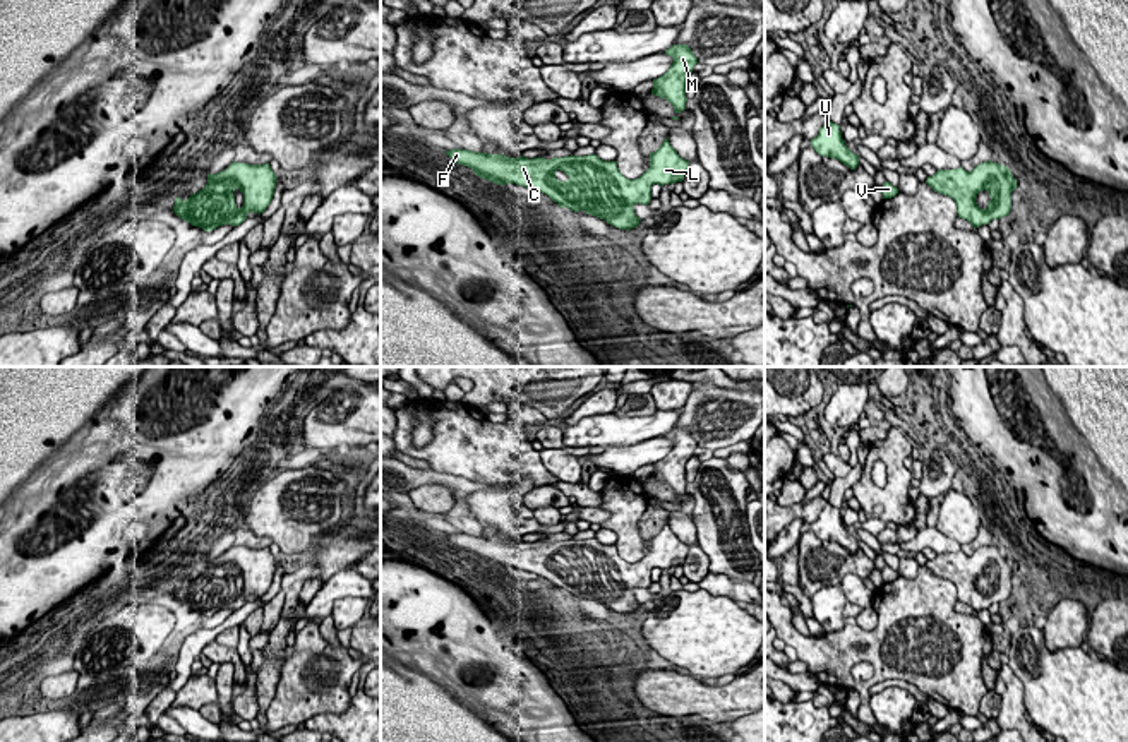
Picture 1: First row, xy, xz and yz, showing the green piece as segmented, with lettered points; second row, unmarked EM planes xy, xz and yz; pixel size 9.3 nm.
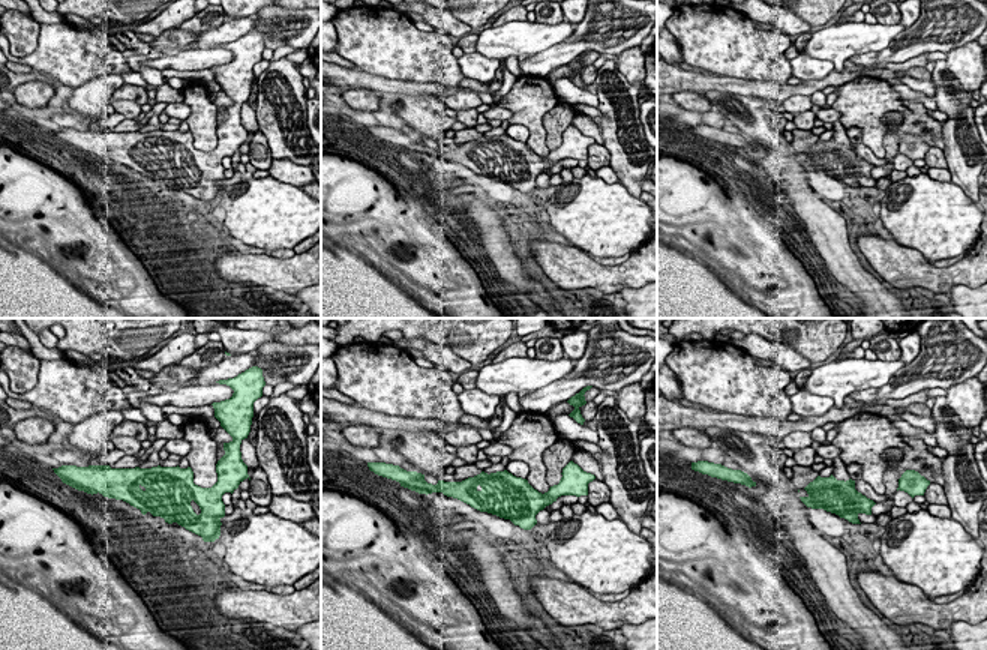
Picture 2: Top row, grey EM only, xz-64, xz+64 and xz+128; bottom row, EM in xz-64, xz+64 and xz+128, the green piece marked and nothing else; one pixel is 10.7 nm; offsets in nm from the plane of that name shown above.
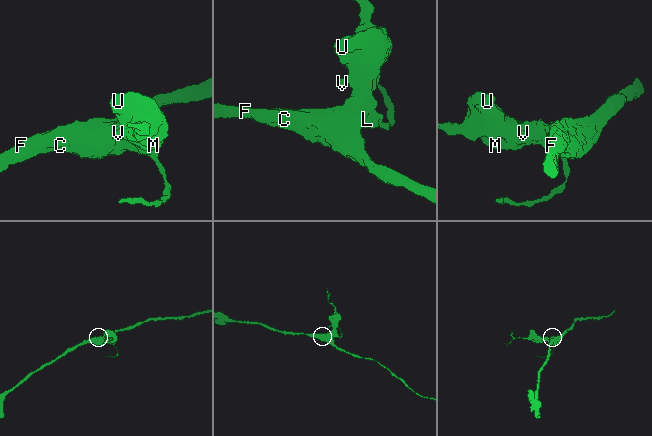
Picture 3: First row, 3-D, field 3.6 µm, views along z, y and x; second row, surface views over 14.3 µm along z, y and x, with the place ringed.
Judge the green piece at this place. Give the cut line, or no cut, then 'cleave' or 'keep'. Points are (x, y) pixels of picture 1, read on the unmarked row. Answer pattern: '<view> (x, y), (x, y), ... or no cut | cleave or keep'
no cut | keep

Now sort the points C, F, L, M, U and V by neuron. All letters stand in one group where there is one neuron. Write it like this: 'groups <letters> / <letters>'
groups C F L M U V

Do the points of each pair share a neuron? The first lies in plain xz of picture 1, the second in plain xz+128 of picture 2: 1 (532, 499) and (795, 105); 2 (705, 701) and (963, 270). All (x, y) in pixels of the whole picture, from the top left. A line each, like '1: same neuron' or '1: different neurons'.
1: same neuron
2: same neuron

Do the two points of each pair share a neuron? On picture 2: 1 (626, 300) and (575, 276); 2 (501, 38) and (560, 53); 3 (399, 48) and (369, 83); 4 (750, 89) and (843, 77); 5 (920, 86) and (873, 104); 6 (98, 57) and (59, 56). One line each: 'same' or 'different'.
1: different
2: different
3: different
4: same
5: different
6: same

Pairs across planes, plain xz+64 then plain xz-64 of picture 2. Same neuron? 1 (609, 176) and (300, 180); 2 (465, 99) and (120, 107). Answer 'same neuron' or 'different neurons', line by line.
1: same neuron
2: different neurons

